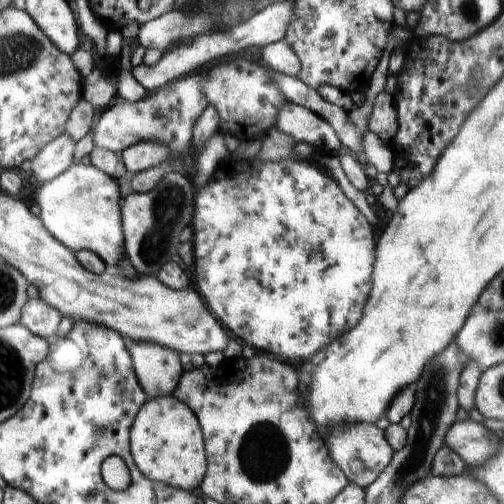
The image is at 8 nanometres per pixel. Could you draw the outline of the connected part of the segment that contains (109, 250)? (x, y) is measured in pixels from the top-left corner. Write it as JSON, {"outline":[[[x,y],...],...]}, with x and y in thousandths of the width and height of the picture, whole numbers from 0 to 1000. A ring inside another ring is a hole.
{"outline":[[[145,325],[105,361],[85,365],[73,377],[73,405],[81,409],[81,433],[97,460],[133,488],[145,504],[173,496],[192,504],[216,536],[244,516],[244,448],[240,448],[240,377],[236,361],[188,329]]]}

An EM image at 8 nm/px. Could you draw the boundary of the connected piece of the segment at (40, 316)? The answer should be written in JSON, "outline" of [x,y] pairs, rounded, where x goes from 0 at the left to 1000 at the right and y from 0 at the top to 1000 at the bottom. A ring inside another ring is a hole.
{"outline":[[[73,591],[73,595],[58,595],[50,603],[42,643],[54,647],[73,667],[85,667],[97,675],[101,667],[113,663],[113,643],[121,631],[125,627],[113,619],[113,611],[105,611],[85,591]]]}

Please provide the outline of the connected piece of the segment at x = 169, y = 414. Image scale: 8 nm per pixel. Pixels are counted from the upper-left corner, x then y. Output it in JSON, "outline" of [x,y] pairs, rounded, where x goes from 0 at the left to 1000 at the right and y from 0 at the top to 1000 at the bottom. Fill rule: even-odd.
{"outline":[[[343,786],[304,790],[276,810],[256,853],[256,893],[272,933],[304,952],[331,964],[379,976],[403,956],[407,940],[407,873],[399,861],[399,841],[387,817]]]}

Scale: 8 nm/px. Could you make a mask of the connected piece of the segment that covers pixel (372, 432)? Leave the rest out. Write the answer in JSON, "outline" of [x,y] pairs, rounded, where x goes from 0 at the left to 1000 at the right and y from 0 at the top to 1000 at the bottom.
{"outline":[[[677,841],[677,849],[661,857],[661,865],[645,869],[645,881],[653,881],[653,897],[661,897],[661,913],[677,921],[677,937],[692,944],[692,956],[716,968],[728,968],[732,956],[748,948],[748,940],[772,921],[780,905],[780,893],[764,881],[764,869],[744,841]]]}

